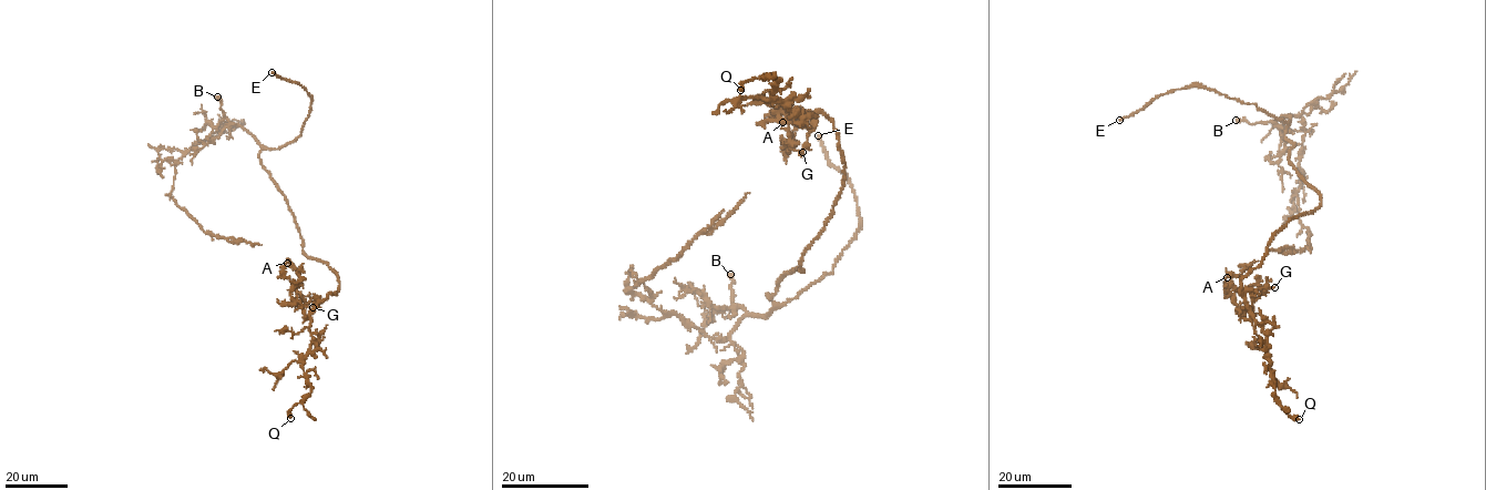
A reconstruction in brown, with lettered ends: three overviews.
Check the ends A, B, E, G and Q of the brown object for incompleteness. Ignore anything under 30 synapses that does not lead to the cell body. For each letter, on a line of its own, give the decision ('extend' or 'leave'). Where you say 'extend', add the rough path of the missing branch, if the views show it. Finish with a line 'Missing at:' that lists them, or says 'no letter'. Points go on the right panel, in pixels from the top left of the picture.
A: leave
B: extend | (1236, 120), (1215, 115), (1216, 111), (1198, 94)
E: extend | (1119, 120), (1099, 130), (1082, 152)
G: leave
Q: leave
Missing at: B, E

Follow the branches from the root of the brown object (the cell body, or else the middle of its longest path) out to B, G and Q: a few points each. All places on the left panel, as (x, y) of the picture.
B: (278, 191), (262, 163), (260, 145), (225, 116), (217, 97)
G: (278, 191), (293, 214), (303, 238), (303, 253), (327, 263), (338, 278), (337, 293), (328, 294), (313, 307)
Q: (278, 191), (303, 253), (327, 263), (339, 282), (310, 316), (301, 368), (311, 390), (290, 418)

